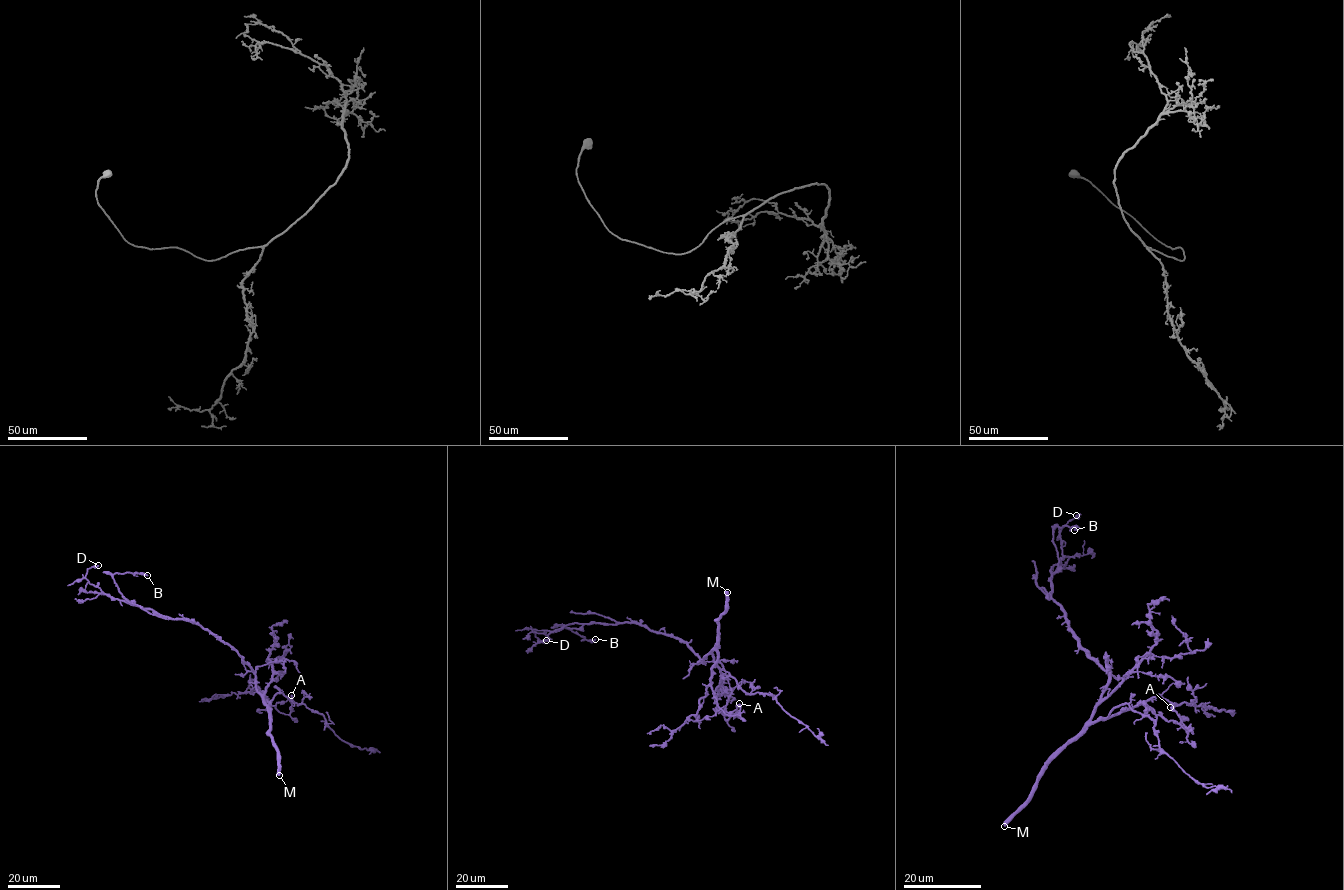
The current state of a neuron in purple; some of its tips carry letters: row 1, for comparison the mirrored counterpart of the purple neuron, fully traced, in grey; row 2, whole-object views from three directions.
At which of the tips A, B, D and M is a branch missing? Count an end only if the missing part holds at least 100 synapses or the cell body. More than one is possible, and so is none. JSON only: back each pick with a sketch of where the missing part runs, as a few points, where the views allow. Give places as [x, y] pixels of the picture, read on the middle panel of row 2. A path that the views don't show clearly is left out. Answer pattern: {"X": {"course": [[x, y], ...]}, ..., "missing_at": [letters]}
{"missing_at": ["M"]}

